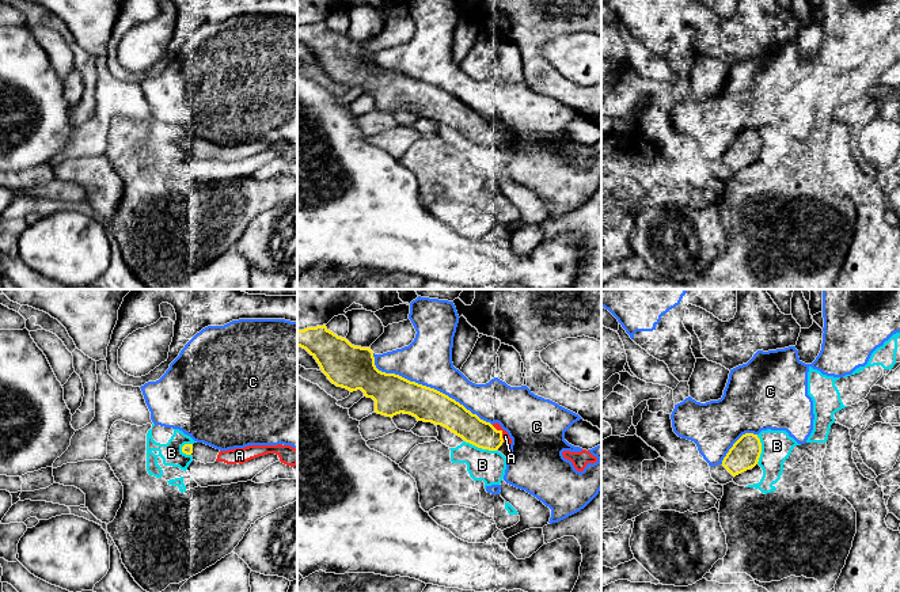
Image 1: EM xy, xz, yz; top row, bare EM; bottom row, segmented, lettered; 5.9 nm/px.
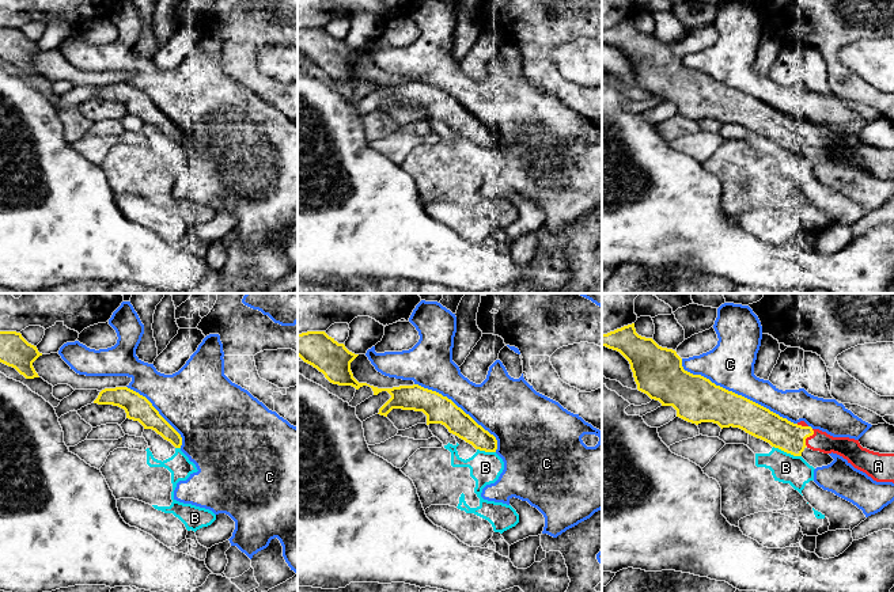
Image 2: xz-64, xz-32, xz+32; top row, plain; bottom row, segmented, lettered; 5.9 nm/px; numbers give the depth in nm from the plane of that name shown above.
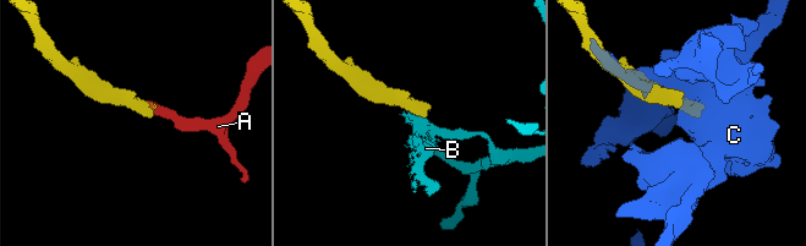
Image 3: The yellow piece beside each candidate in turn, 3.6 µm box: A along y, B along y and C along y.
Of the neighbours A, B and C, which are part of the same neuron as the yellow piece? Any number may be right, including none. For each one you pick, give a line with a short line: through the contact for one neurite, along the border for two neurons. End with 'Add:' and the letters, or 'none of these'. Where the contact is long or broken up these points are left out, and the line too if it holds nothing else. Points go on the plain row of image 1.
Add: A

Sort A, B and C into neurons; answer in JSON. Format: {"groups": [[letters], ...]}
{"groups": [["A"], ["B"], ["C"]]}

